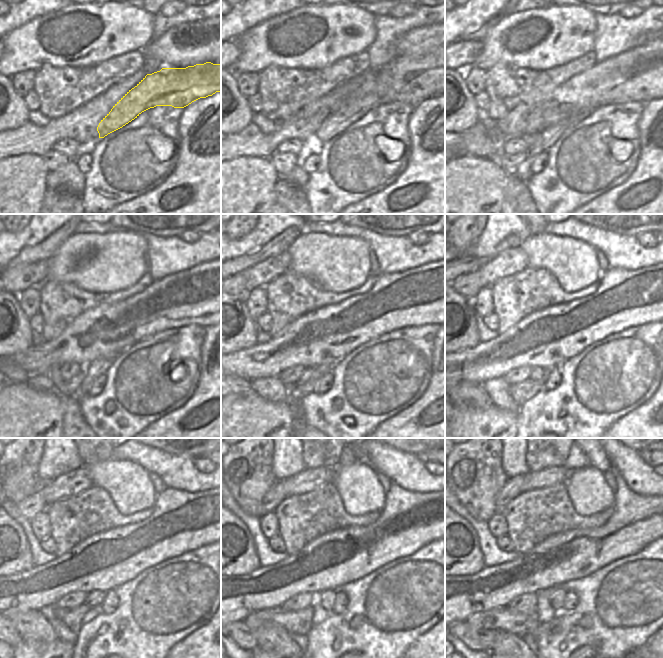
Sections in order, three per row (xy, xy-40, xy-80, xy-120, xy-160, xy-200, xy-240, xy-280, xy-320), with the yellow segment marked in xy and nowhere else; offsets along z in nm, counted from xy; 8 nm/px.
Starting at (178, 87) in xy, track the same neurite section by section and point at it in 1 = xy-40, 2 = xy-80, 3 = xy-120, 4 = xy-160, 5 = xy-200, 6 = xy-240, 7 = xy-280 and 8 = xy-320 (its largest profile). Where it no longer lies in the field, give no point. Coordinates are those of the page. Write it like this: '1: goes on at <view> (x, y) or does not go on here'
1: goes on at xy-40 (353, 108)
2: goes on at xy-80 (550, 135)
3: goes on at xy-120 (98, 367)
4: goes on at xy-160 (296, 392)
5: goes on at xy-200 (521, 393)
6: goes on at xy-240 (73, 618)
7: goes on at xy-280 (300, 622)
8: goes on at xy-320 (517, 623)

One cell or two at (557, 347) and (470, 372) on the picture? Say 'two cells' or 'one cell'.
one cell

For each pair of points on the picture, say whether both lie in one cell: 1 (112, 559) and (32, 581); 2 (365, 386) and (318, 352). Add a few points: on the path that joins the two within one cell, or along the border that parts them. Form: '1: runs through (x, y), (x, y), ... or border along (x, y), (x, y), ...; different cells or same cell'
1: runs through (92, 565), (66, 573), (52, 581); same cell
2: border along (353, 350), (332, 365); different cells

